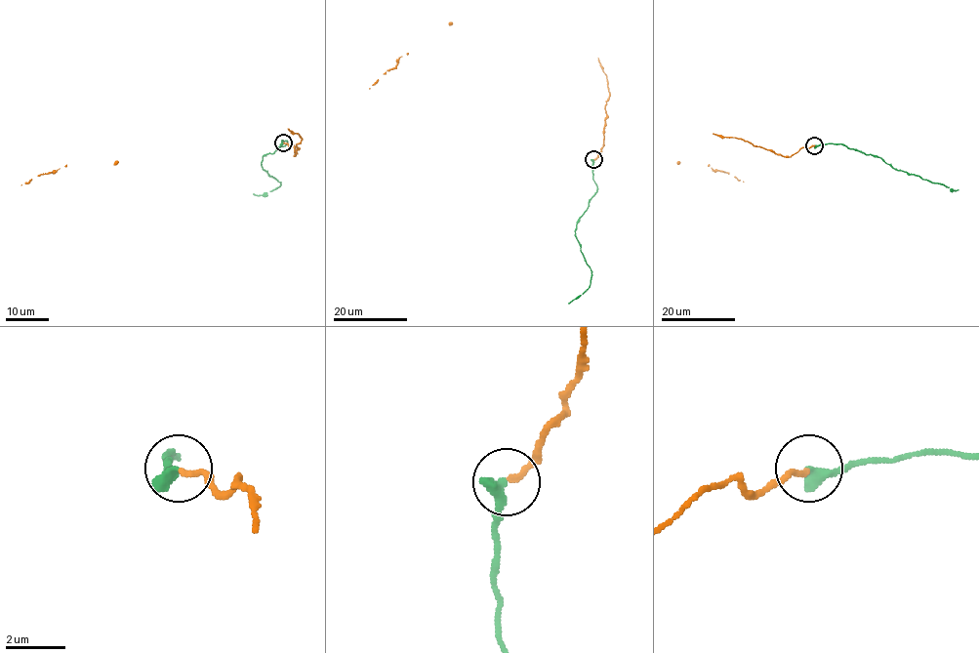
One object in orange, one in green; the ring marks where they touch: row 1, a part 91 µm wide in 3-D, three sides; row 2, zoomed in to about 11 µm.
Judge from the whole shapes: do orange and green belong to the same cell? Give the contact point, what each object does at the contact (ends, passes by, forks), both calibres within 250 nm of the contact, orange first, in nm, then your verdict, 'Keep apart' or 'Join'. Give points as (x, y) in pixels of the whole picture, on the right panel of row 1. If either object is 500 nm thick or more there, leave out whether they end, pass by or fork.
Place: (814, 145). At the ring orange ends. At the ring green ends. Thickness 180 nm (orange) against 420 nm. Join

